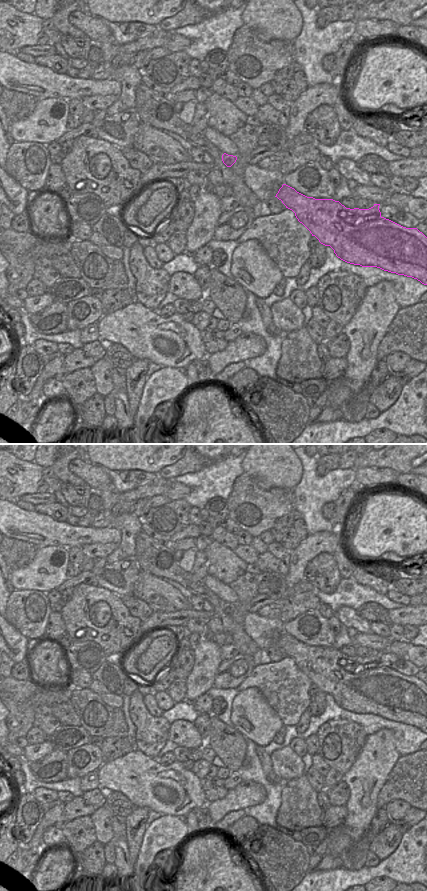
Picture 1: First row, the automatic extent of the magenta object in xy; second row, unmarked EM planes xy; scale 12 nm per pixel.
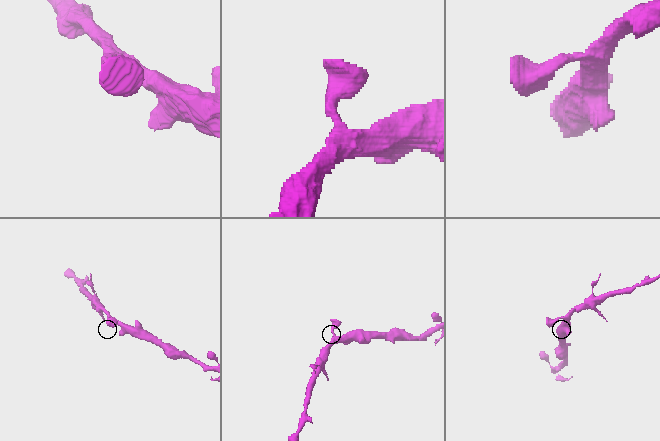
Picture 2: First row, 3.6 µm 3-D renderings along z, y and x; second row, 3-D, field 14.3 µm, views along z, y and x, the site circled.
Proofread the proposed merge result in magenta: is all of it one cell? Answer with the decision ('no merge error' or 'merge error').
no merge error

